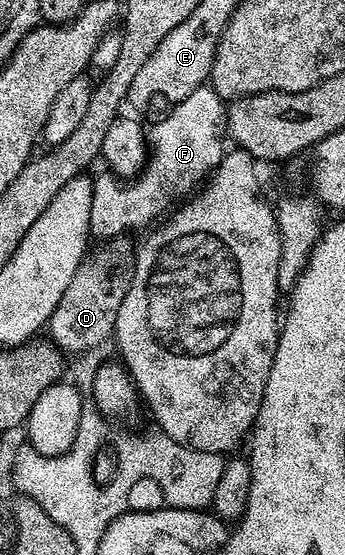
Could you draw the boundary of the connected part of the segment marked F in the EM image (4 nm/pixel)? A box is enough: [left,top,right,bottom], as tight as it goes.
[90,87,227,239]

